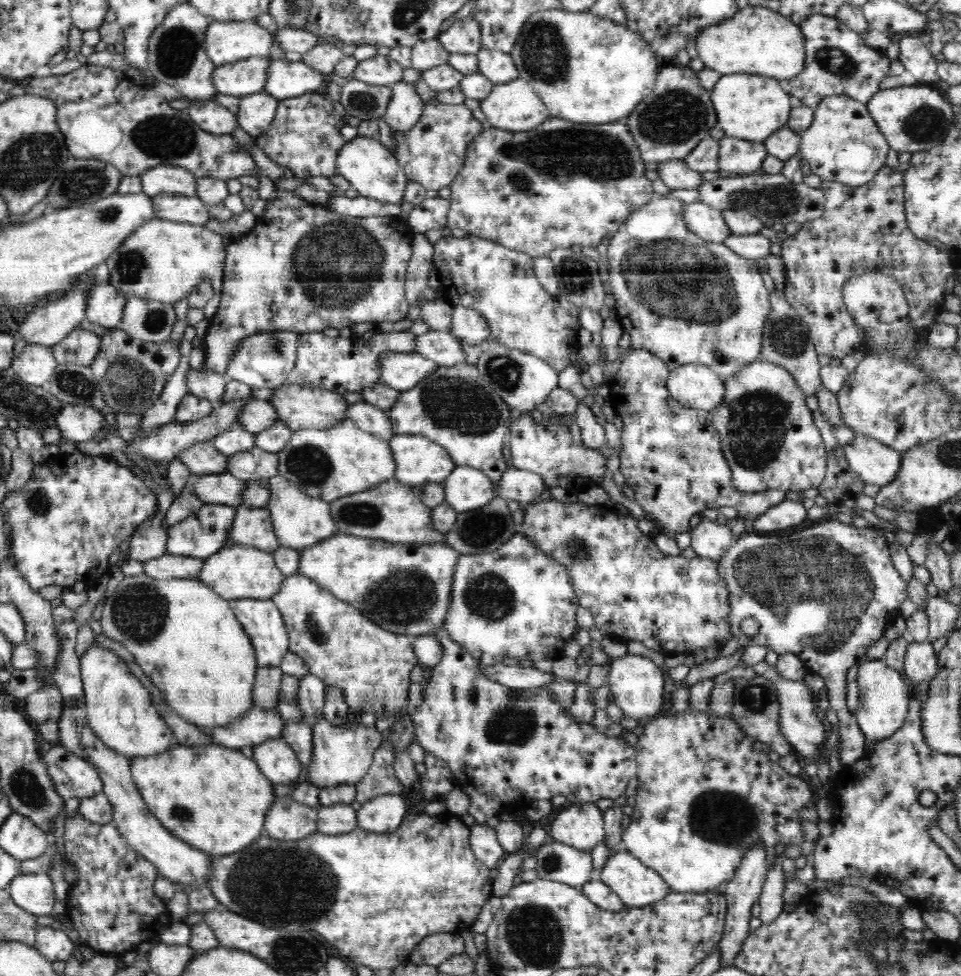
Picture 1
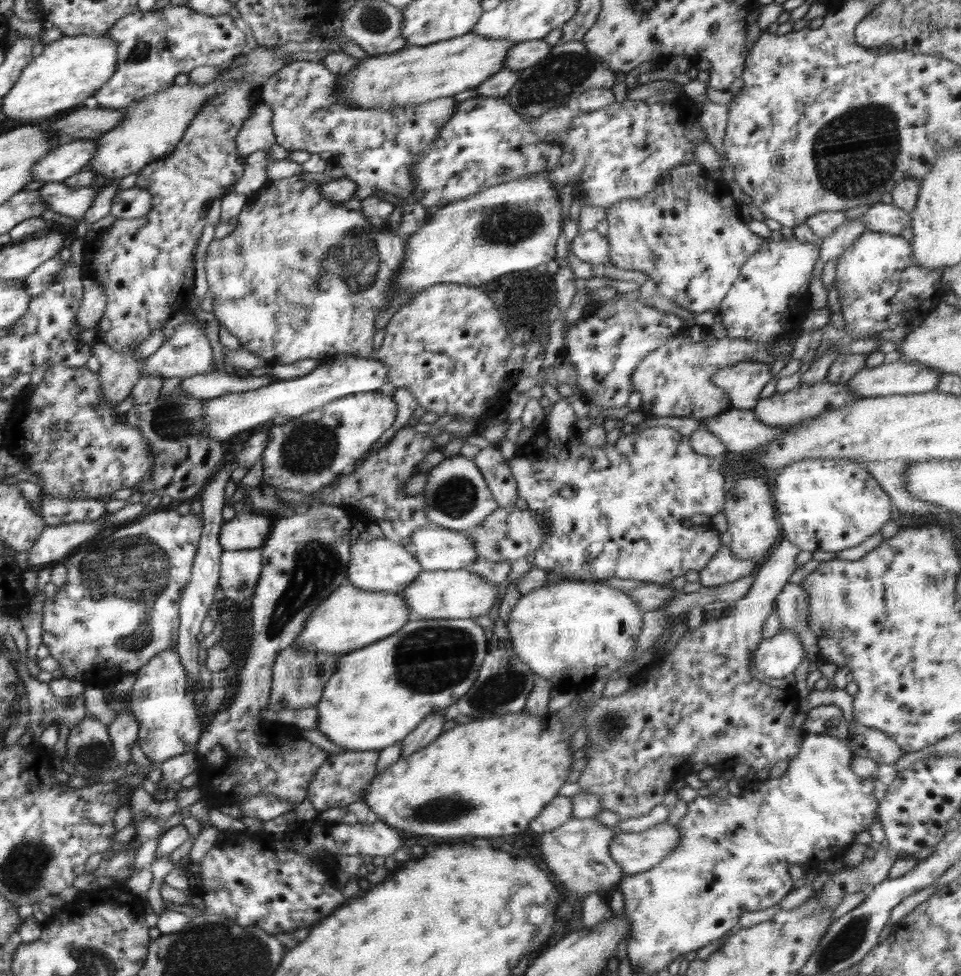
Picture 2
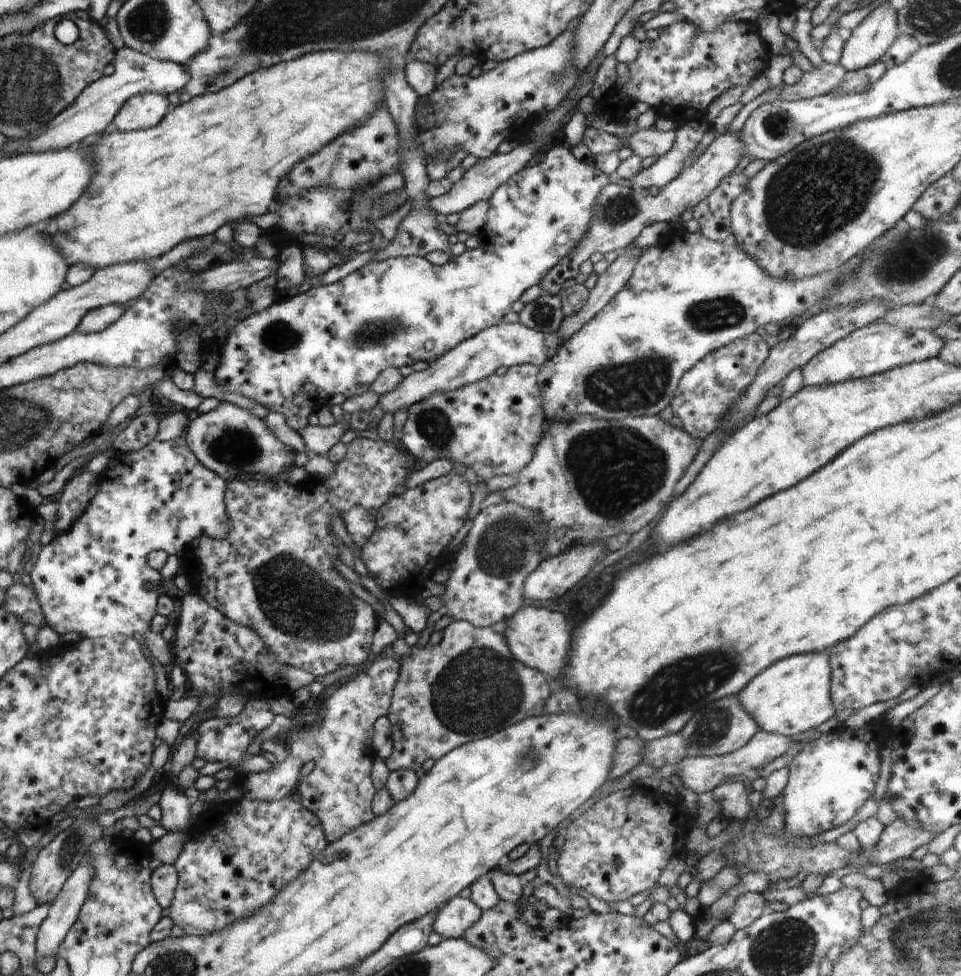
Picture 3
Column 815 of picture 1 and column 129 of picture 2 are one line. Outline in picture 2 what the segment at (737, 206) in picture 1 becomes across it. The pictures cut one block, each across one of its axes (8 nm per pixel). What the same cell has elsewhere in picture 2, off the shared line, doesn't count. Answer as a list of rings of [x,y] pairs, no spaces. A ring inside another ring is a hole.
[[[148,187],[120,189],[115,194],[111,213],[120,220],[140,218],[152,207],[153,194]]]

